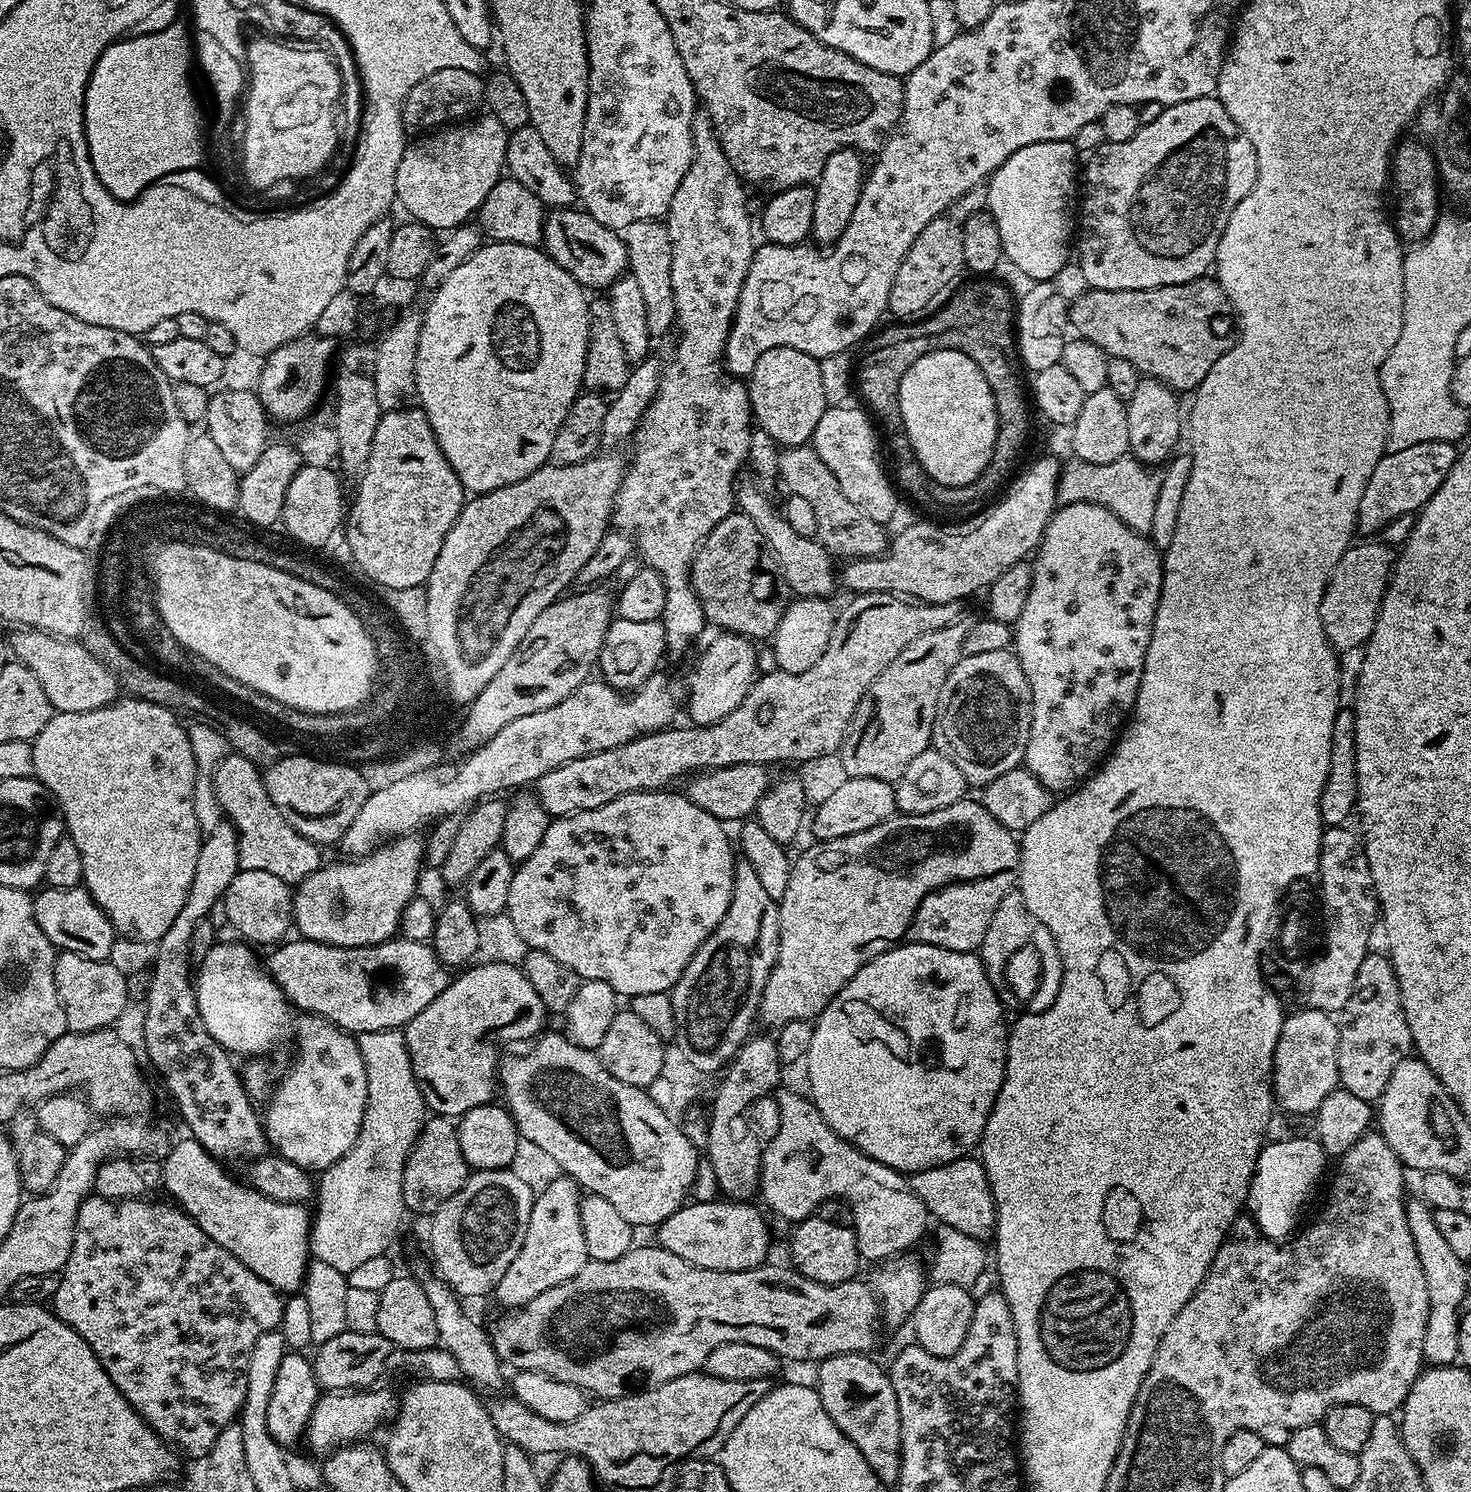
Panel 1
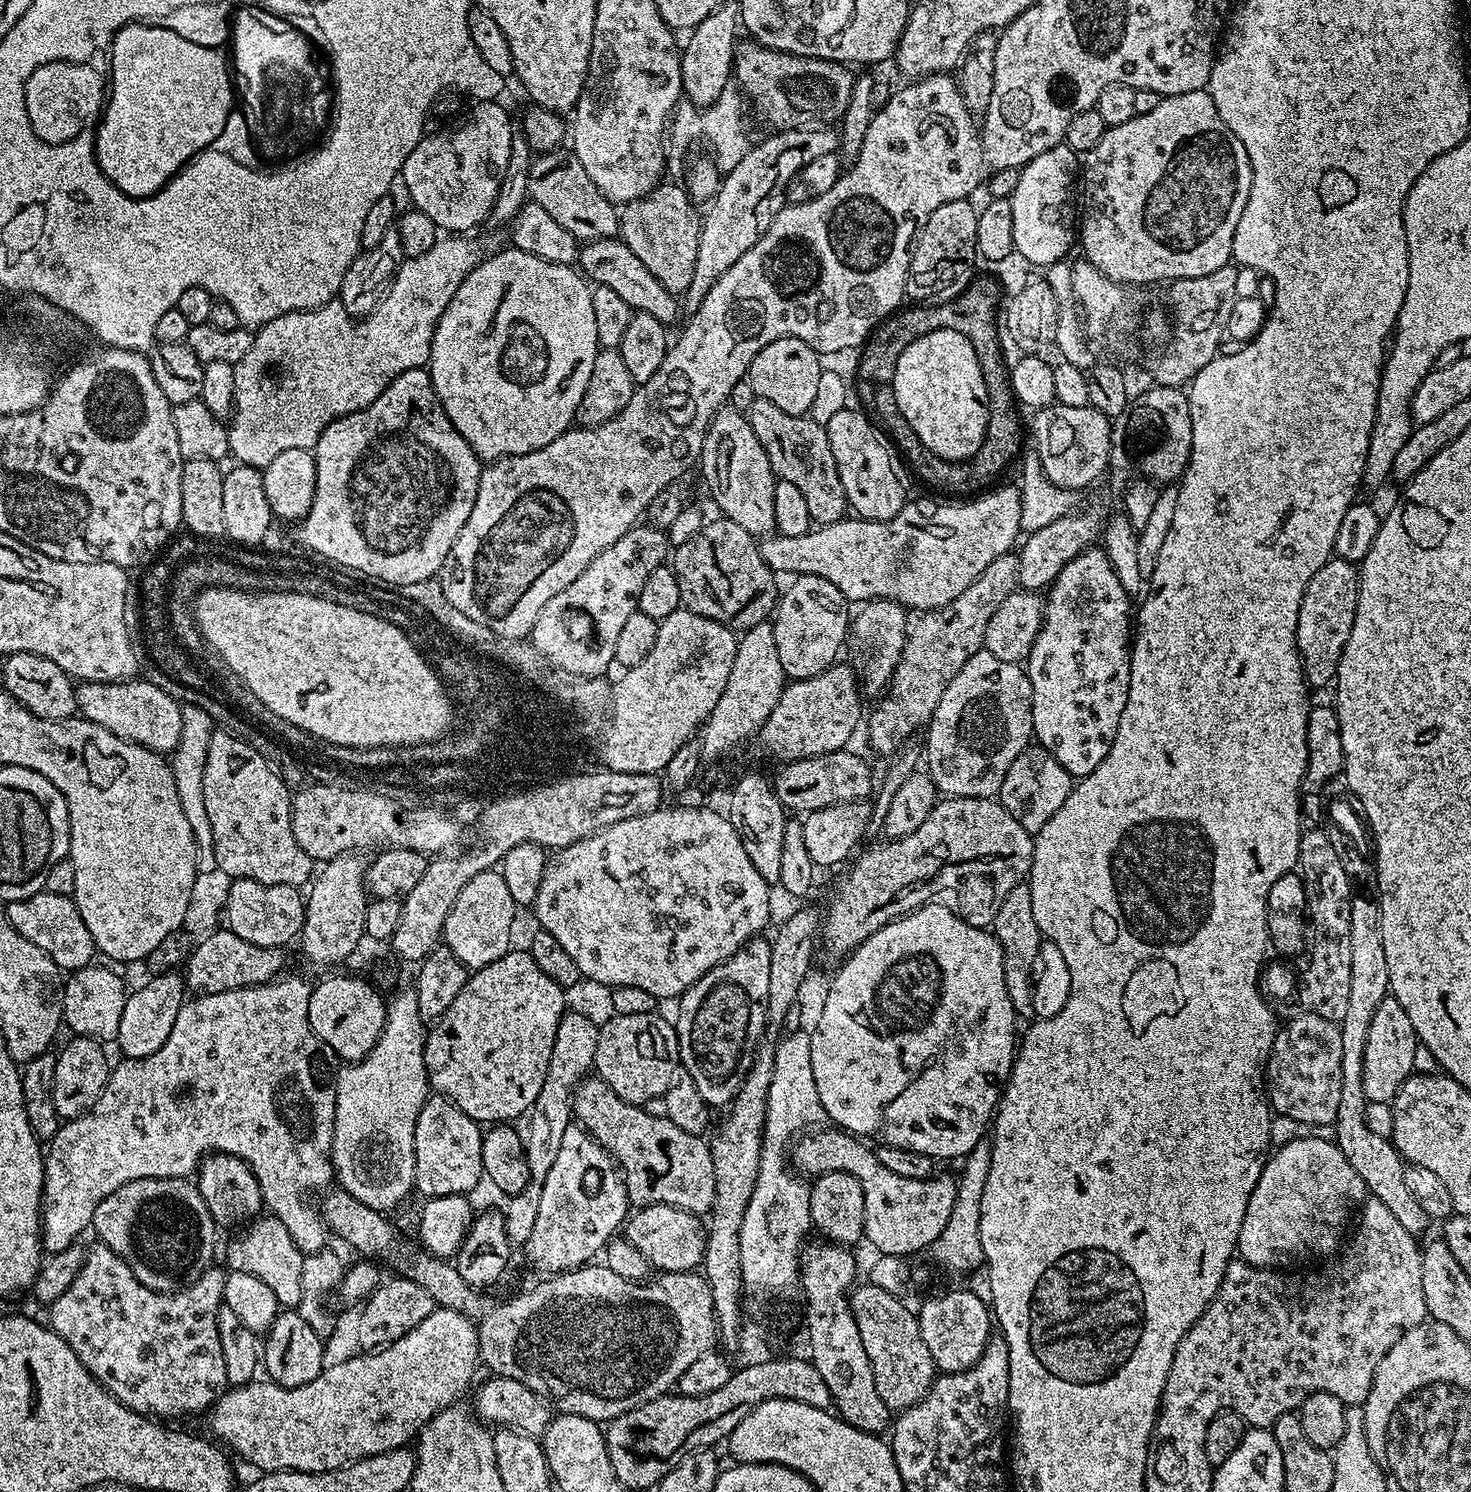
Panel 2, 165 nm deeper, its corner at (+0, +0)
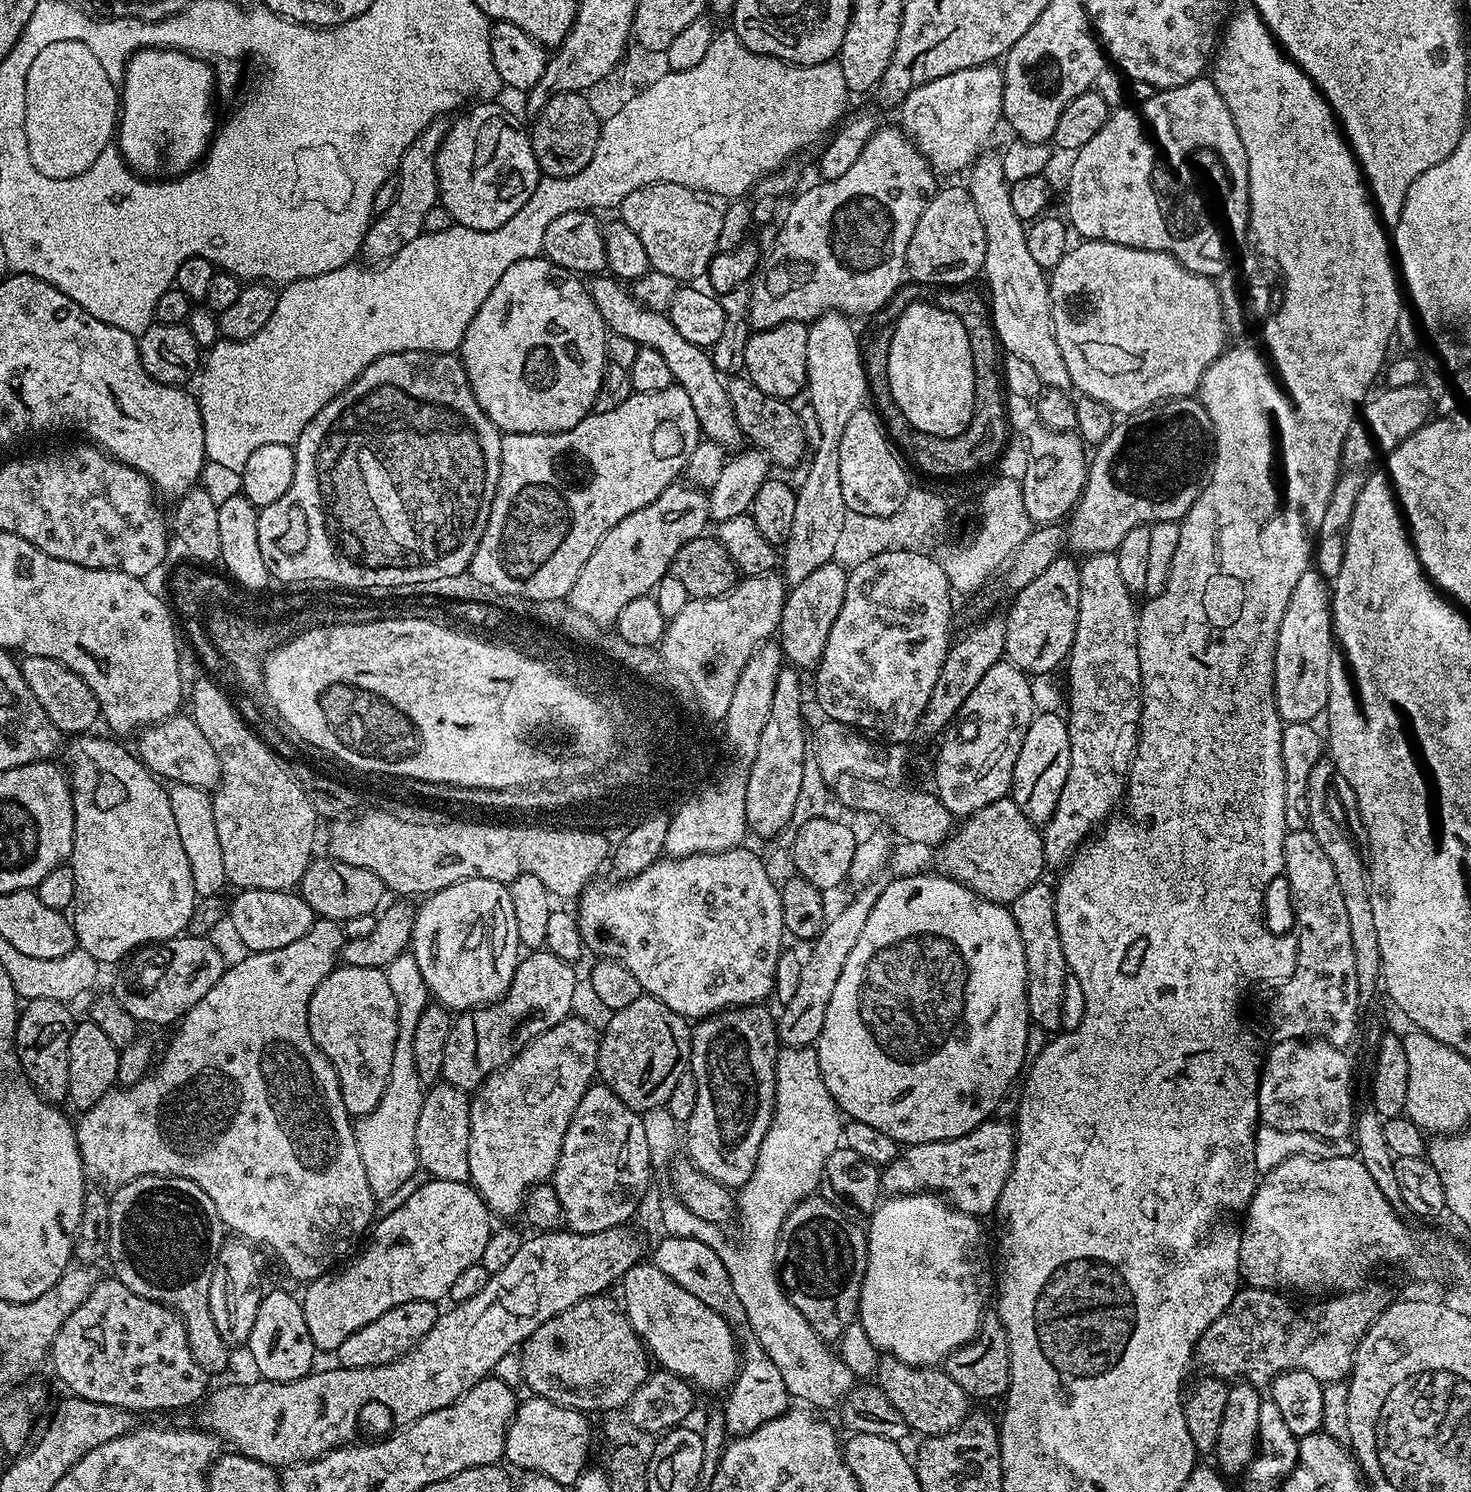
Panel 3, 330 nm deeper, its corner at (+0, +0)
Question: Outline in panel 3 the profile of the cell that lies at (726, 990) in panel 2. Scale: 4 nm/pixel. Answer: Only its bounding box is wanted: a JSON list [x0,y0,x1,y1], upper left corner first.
[686,1003,776,1190]

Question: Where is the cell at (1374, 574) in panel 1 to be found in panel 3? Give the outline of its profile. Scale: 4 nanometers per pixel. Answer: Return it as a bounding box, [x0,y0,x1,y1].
[1274,570,1334,724]

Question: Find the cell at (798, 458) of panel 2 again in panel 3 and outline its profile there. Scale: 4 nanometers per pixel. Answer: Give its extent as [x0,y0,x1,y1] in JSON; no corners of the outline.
[726,374,806,468]

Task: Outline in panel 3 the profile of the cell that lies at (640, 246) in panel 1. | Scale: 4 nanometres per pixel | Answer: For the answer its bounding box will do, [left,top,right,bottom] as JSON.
[618,184,724,282]

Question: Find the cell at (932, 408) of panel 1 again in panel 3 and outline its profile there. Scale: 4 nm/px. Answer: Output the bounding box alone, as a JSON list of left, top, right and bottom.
[888,302,976,438]

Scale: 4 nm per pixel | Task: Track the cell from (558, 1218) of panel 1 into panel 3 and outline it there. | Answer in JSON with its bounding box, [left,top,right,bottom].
[550,1082,654,1234]

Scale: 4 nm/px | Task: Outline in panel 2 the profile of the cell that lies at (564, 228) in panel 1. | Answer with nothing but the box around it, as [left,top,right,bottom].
[578,238,682,326]

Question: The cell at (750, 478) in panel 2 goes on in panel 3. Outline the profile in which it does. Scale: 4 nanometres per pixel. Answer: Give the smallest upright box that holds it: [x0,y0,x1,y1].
[587,274,742,450]

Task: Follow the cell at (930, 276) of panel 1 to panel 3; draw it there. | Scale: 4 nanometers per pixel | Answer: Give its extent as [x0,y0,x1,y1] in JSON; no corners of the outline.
[906,186,986,286]

